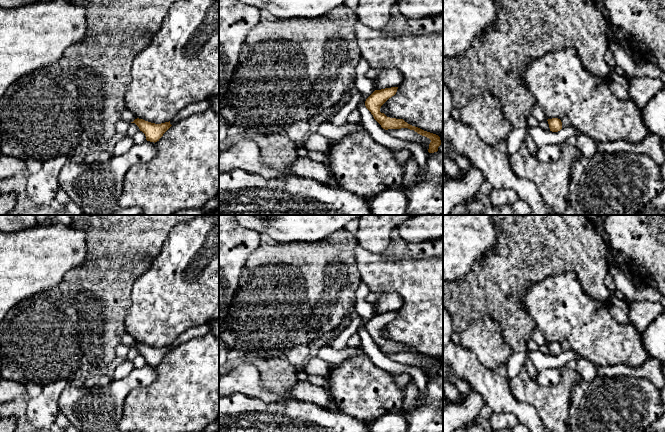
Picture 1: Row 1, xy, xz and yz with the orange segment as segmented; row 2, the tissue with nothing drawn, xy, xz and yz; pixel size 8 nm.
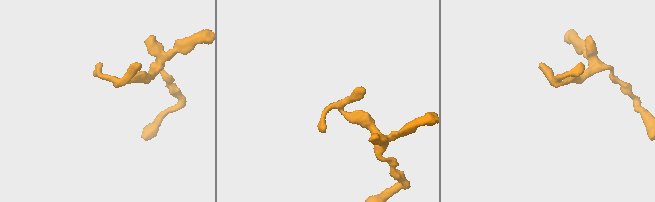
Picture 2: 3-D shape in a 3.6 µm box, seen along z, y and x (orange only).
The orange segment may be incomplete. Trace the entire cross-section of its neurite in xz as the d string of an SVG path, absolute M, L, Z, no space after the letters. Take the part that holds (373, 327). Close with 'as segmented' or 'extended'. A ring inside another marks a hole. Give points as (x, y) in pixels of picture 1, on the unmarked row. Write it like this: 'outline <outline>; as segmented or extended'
outline M398 311L385 312L381 314L375 314L365 325L366 332L371 336L374 343L385 354L388 353L401 353L408 352L414 354L418 358L425 360L431 364L429 368L429 377L438 375L438 371L441 369L440 361L436 358L424 355L418 351L412 350L405 346L403 343L396 343L387 341L384 337L380 336L381 330L397 316Z; as segmented

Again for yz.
outline M552 342L552 343L548 343L547 345L549 348L550 355L558 356L562 353L562 346L560 343Z; as segmented

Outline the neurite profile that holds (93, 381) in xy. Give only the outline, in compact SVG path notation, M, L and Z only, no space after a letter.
M92 376L84 380L85 387L103 387L108 385L112 381L110 376Z

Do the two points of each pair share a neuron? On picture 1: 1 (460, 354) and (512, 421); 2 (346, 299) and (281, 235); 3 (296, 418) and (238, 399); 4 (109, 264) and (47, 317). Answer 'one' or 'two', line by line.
1: two
2: two
3: one
4: one

